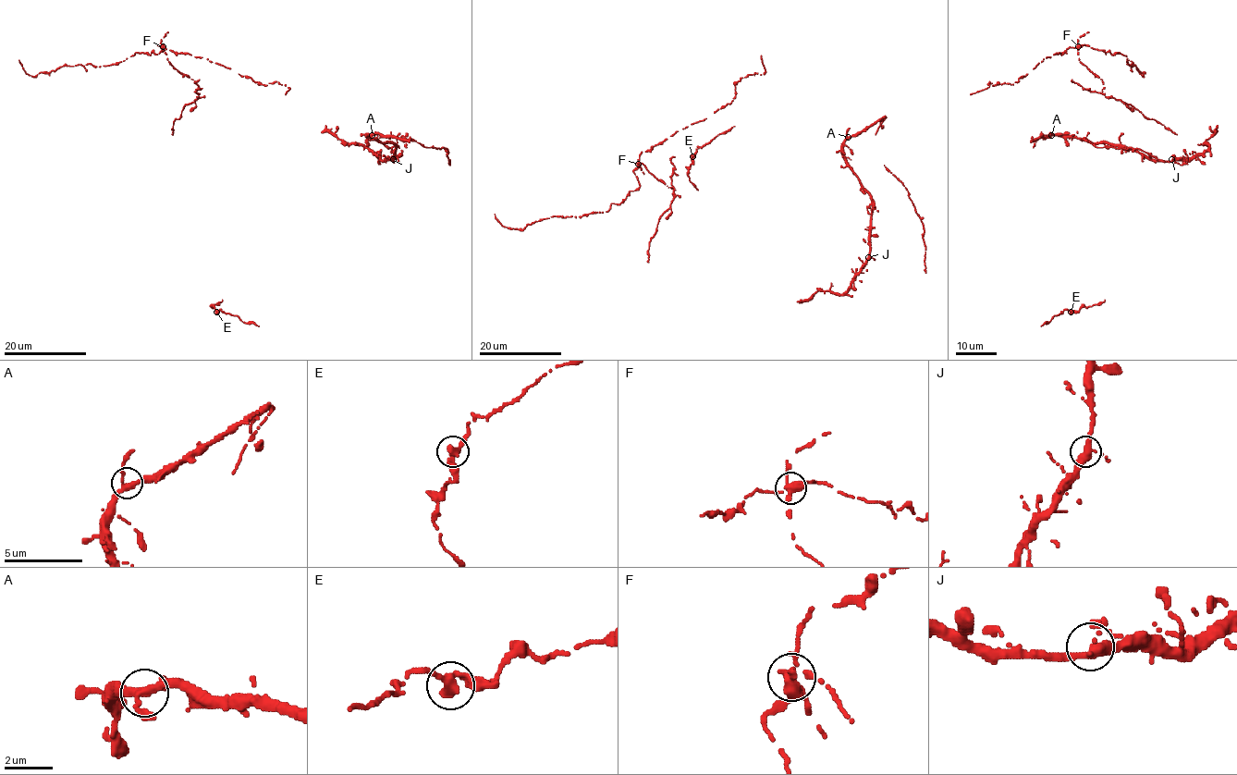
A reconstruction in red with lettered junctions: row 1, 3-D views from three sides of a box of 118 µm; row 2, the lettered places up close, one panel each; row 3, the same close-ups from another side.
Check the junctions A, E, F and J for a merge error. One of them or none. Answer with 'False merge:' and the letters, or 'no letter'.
False merge: F

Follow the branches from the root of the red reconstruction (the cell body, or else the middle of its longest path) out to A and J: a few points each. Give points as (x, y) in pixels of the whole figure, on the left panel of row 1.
A: (322, 132), (332, 131), (342, 141), (365, 146), (383, 160), (394, 162), (397, 146), (367, 136), (372, 135)
J: (322, 132), (332, 131), (342, 141), (365, 146), (383, 160), (393, 159)

